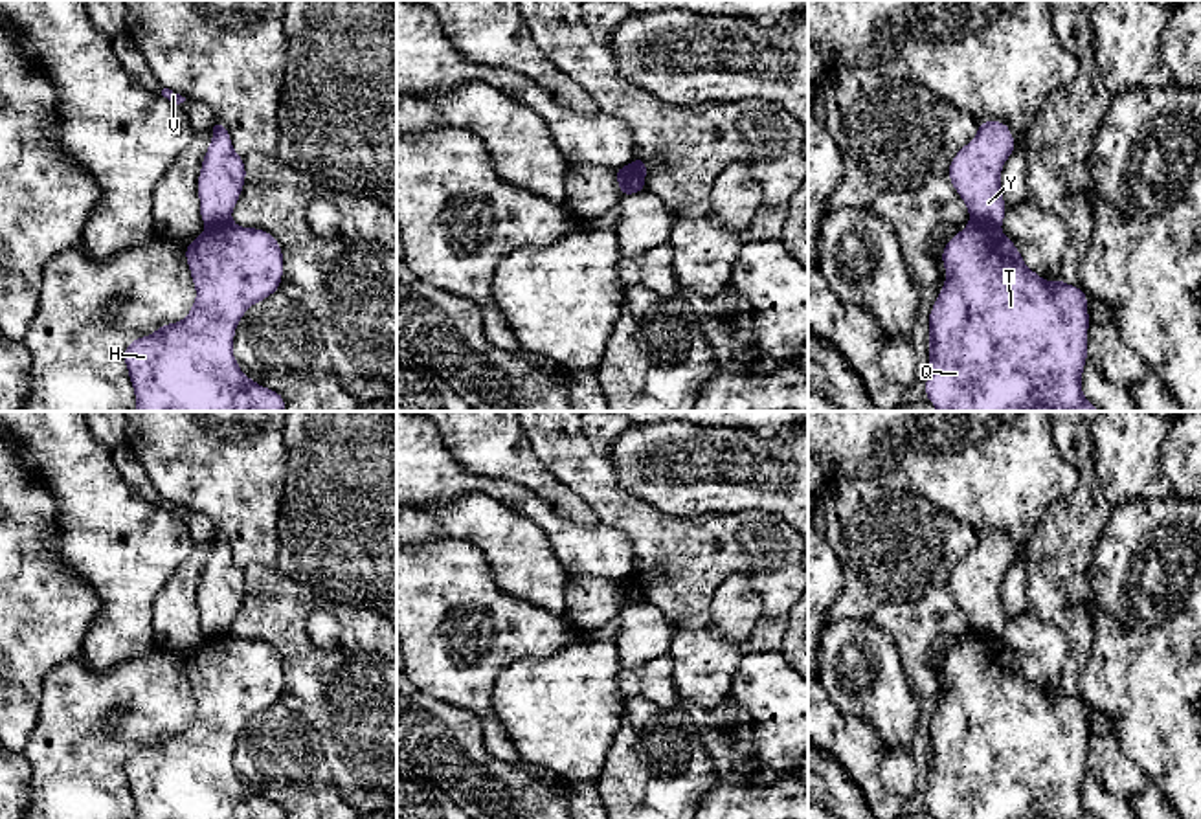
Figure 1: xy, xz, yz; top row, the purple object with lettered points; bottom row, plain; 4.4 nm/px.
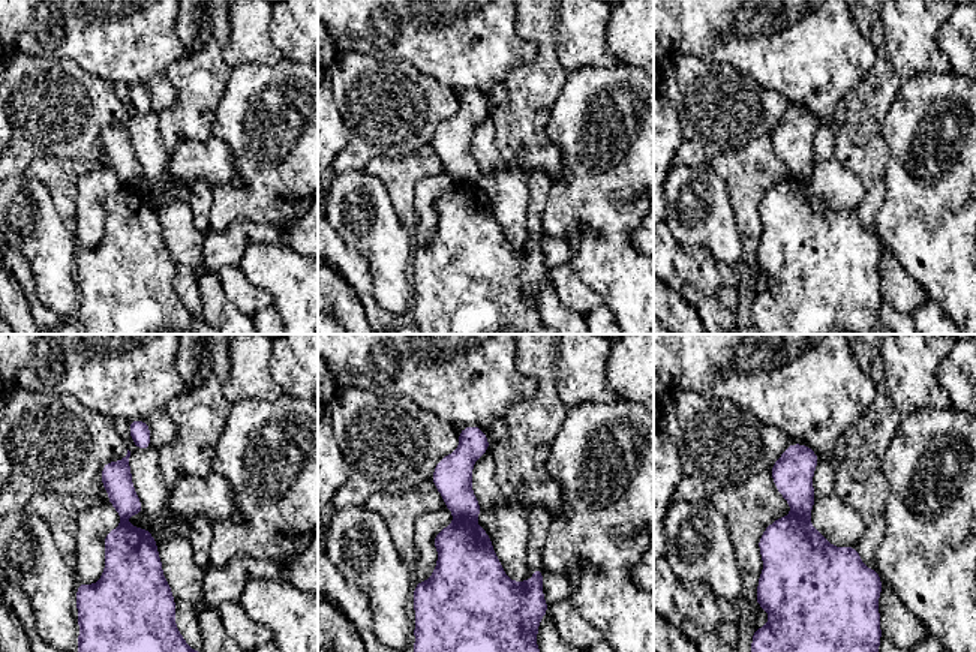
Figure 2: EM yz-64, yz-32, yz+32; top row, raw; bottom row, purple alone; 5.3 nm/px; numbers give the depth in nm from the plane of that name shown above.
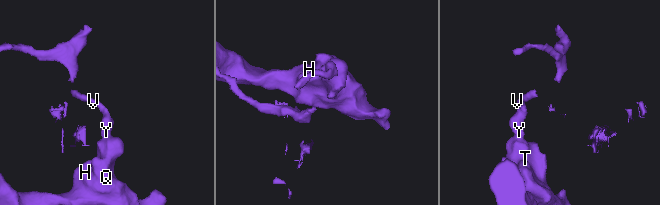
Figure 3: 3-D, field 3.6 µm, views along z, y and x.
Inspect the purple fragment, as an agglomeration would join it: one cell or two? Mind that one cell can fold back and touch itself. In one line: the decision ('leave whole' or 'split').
split

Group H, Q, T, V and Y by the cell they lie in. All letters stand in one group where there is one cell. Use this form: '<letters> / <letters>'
H Q T / V Y

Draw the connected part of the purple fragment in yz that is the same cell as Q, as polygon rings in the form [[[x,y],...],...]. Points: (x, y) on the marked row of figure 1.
[[[968,222],[942,250],[946,281],[929,312],[926,398],[937,411],[1100,411],[1082,393],[1087,362],[1087,294],[1063,279],[1045,281],[993,226]]]

